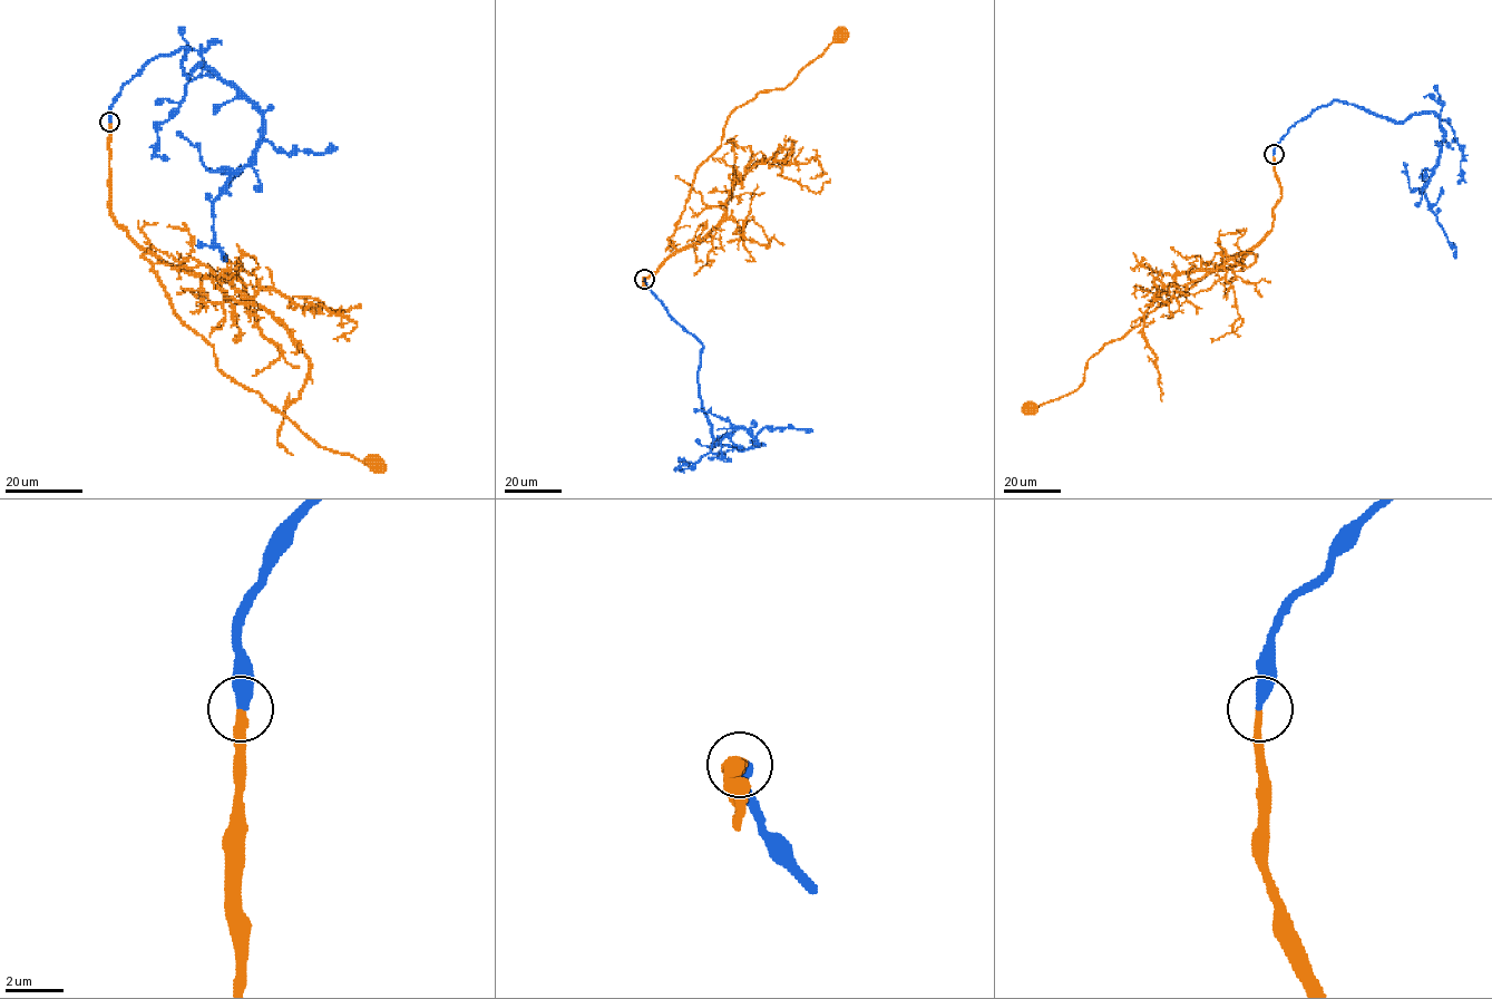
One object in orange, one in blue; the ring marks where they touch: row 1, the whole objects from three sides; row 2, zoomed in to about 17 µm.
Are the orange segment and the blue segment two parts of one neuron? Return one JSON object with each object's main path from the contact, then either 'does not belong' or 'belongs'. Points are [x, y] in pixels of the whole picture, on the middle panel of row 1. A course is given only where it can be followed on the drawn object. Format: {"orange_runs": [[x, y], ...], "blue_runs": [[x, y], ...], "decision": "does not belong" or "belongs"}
{"orange_runs": [[644, 279], [675, 250], [669, 239], [727, 117], [783, 89], [842, 34]], "blue_runs": [[644, 279], [701, 343], [711, 436], [741, 448], [756, 440], [742, 427], [729, 433], [721, 450], [731, 459]], "decision": "belongs"}

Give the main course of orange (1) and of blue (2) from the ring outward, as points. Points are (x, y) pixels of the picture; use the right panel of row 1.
1: (1274, 155), (1281, 199), (1273, 229), (1256, 245), (1224, 261), (1107, 342), (1088, 360), (1076, 389), (1029, 407)
2: (1274, 155), (1297, 122), (1332, 102), (1396, 122), (1434, 113), (1443, 142), (1422, 188), (1454, 258)

